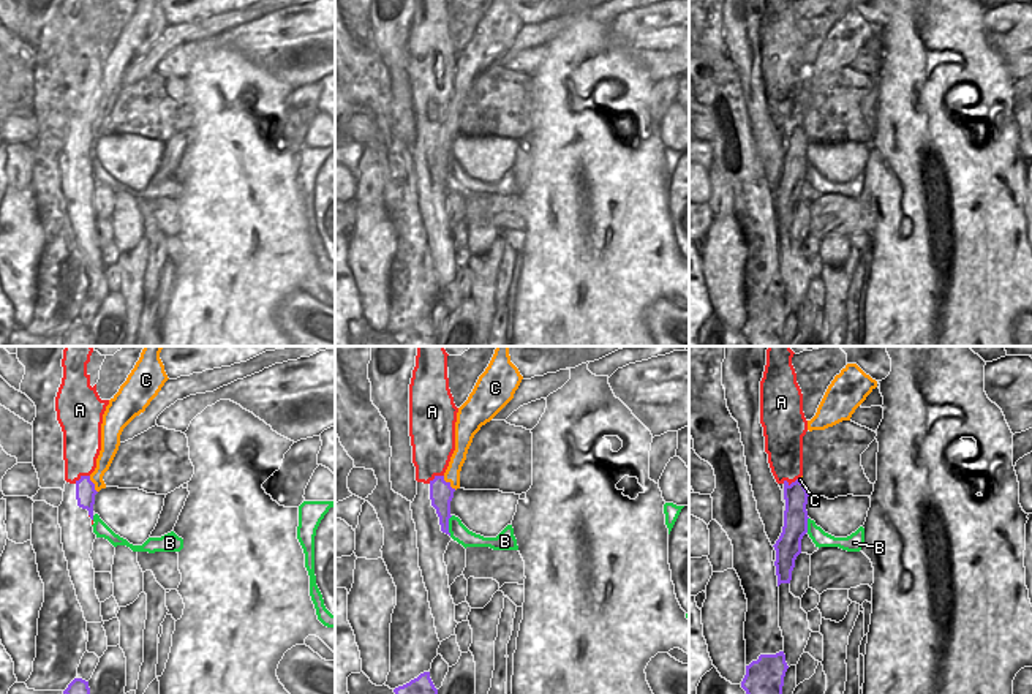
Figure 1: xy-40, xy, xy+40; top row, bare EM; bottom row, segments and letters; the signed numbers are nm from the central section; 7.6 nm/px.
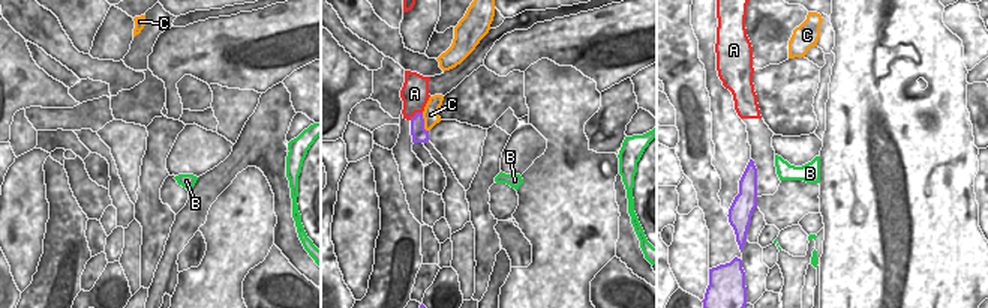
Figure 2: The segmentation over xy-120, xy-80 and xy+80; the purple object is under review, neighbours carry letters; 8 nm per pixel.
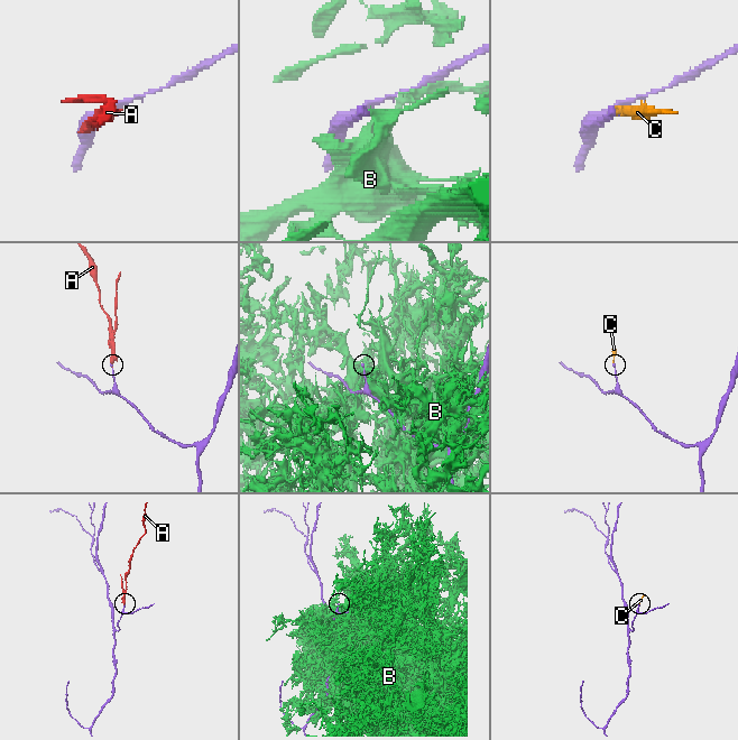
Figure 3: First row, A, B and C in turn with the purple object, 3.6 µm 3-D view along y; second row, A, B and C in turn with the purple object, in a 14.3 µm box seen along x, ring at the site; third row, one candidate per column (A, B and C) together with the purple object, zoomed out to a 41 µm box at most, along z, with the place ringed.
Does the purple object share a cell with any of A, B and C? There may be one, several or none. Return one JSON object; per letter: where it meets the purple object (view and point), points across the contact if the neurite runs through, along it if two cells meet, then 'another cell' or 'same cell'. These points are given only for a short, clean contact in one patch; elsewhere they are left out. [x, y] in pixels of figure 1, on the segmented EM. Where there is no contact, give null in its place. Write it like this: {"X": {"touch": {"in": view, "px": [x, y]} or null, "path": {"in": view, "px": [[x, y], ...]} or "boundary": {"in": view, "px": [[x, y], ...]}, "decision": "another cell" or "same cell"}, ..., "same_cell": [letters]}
{"A": {"touch": {"in": "xy-40", "px": [81, 478]}, "decision": "another cell"}, "B": {"touch": {"in": "xy", "px": [448, 525]}, "decision": "another cell"}, "C": {"touch": {"in": "xy", "px": [449, 484]}, "path": {"in": "xy", "px": [[441, 494], [449, 484], [452, 473]]}, "decision": "same cell"}, "same_cell": ["C"]}

